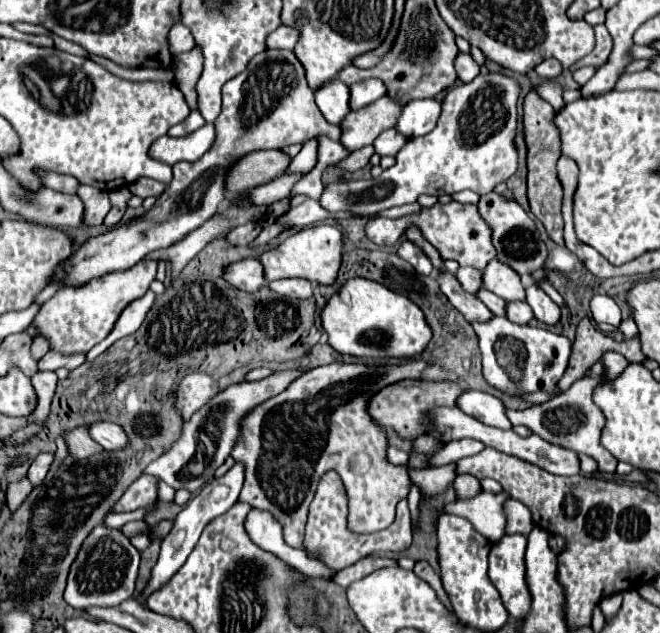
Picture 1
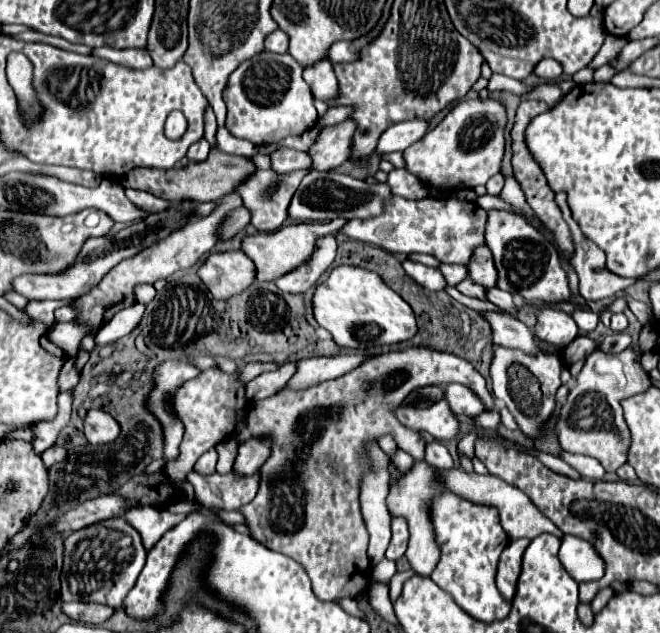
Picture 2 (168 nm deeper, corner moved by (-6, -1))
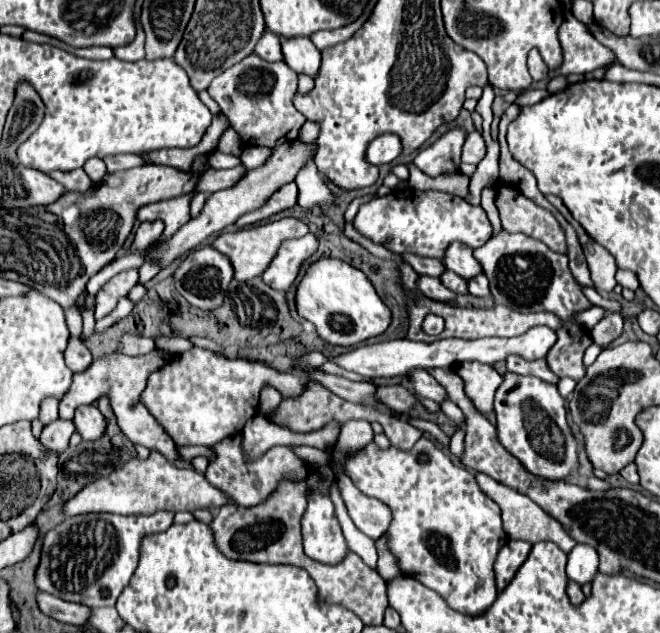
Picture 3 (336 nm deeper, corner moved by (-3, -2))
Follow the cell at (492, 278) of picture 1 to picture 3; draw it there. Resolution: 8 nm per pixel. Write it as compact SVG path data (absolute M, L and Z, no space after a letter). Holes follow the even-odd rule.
M452 242L446 250L444 256L444 266L452 272L456 272L458 276L462 276L464 280L470 280L472 276L478 276L482 272L480 262L474 258L472 248L460 244L460 242Z

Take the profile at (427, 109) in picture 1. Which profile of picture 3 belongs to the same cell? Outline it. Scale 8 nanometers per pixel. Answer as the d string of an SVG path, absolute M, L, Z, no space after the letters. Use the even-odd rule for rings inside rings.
M382 134L376 140L372 140L372 144L366 150L366 158L368 162L380 166L380 164L388 164L394 158L400 156L400 136L396 134Z

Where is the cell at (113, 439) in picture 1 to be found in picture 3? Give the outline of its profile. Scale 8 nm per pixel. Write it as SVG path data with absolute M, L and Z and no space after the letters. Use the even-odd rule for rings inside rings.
M80 406L76 410L74 416L74 426L76 432L84 438L84 440L98 440L100 436L104 436L104 428L108 426L102 412L96 406Z

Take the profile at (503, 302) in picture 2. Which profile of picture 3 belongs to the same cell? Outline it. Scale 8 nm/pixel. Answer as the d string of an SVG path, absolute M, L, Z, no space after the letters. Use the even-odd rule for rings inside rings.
M478 274L476 278L468 280L468 292L472 296L478 296L478 298L490 298L490 288L488 288L488 280L484 274Z

